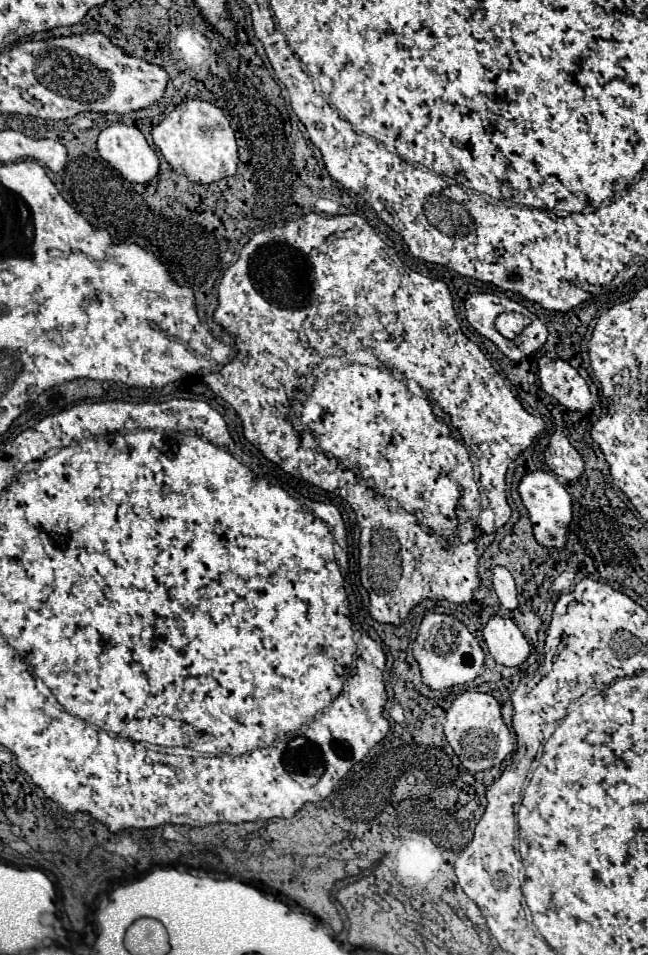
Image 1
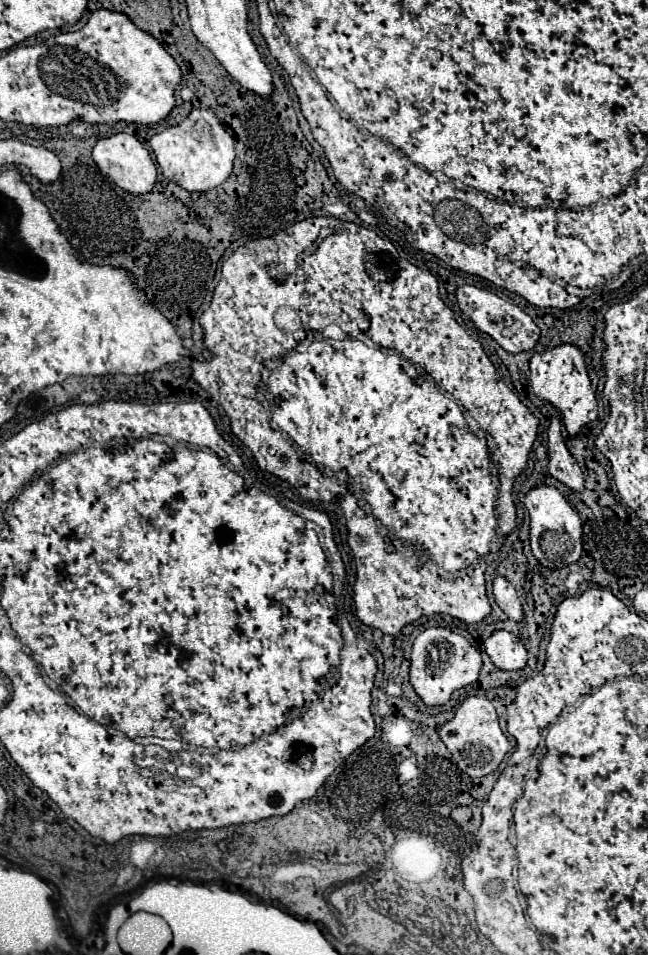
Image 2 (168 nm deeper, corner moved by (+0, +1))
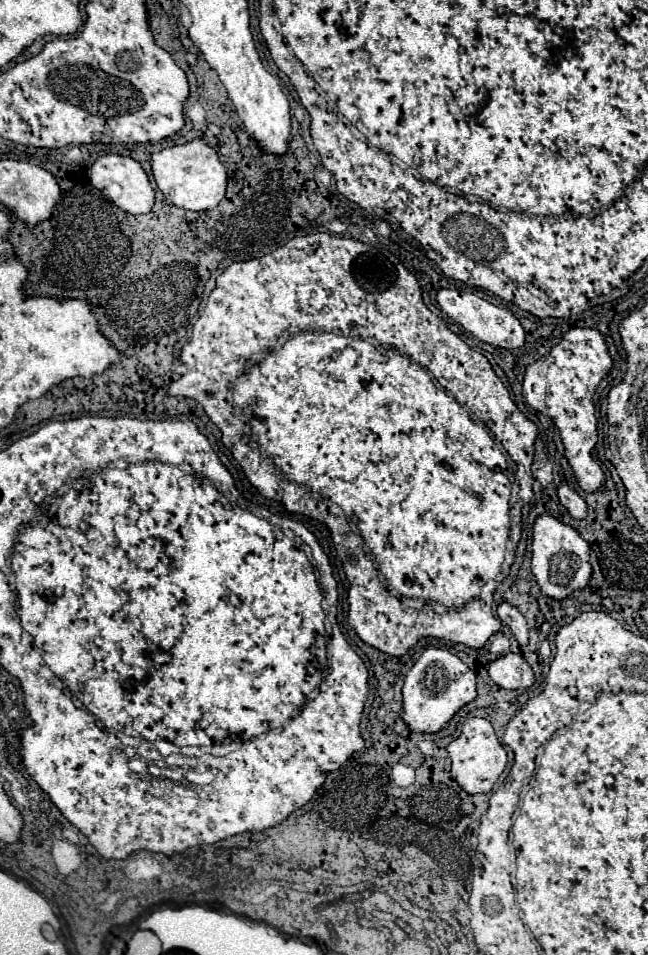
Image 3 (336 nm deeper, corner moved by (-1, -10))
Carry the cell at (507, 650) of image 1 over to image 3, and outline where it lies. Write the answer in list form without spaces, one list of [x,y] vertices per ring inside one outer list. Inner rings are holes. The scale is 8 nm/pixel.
[[[505,654],[489,664],[489,676],[491,680],[509,690],[517,688],[529,688],[533,684],[533,670],[531,666],[523,660],[521,654]]]

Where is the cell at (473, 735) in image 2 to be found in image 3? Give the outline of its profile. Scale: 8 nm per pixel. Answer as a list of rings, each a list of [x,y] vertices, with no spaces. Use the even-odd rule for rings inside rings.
[[[467,718],[461,734],[453,742],[447,744],[447,752],[453,762],[453,776],[455,776],[457,784],[469,794],[491,792],[499,774],[507,766],[507,752],[499,744],[491,722],[485,718]]]

